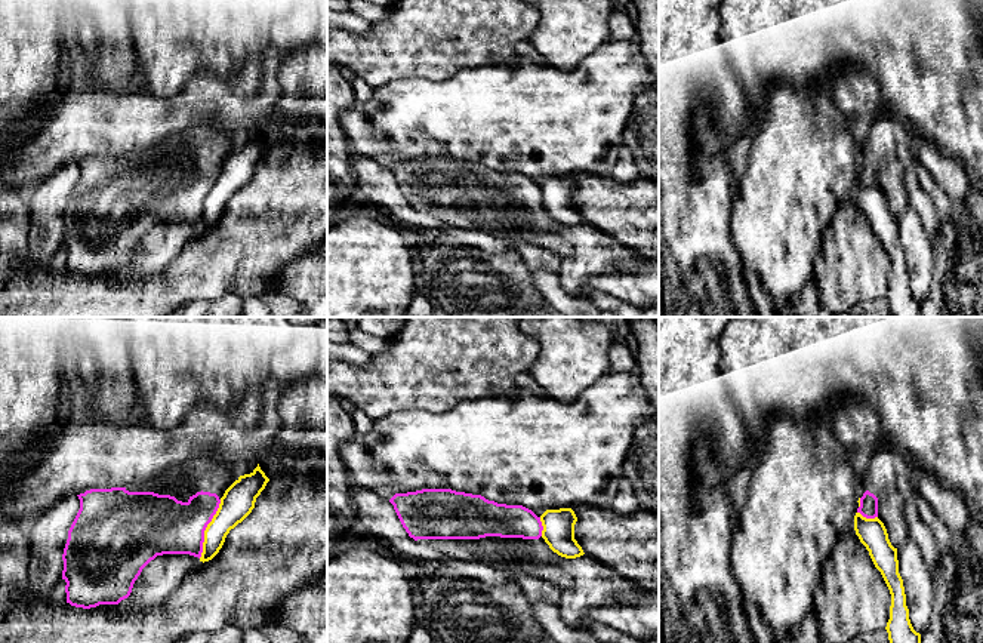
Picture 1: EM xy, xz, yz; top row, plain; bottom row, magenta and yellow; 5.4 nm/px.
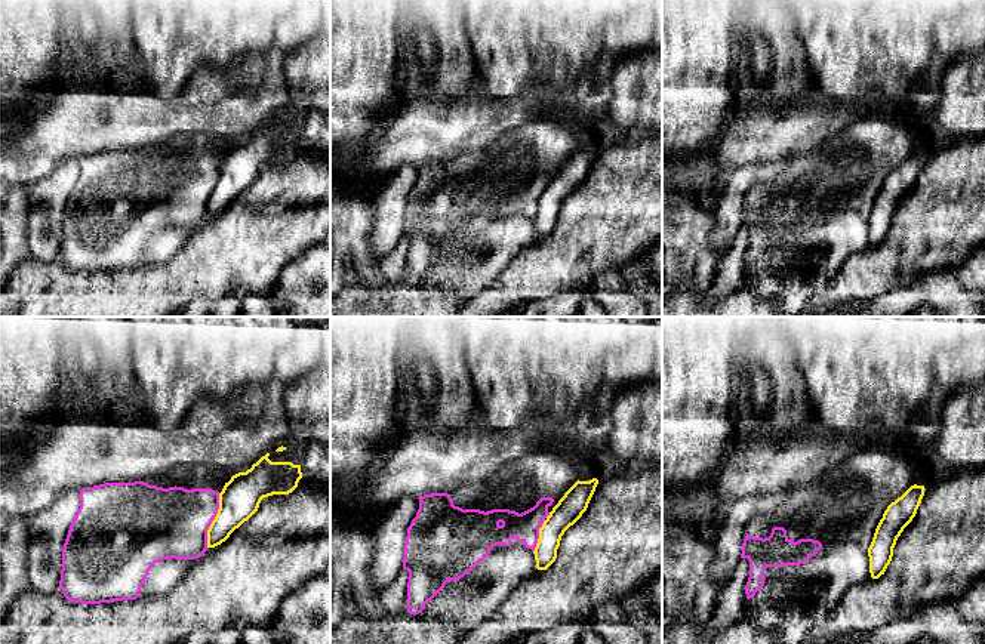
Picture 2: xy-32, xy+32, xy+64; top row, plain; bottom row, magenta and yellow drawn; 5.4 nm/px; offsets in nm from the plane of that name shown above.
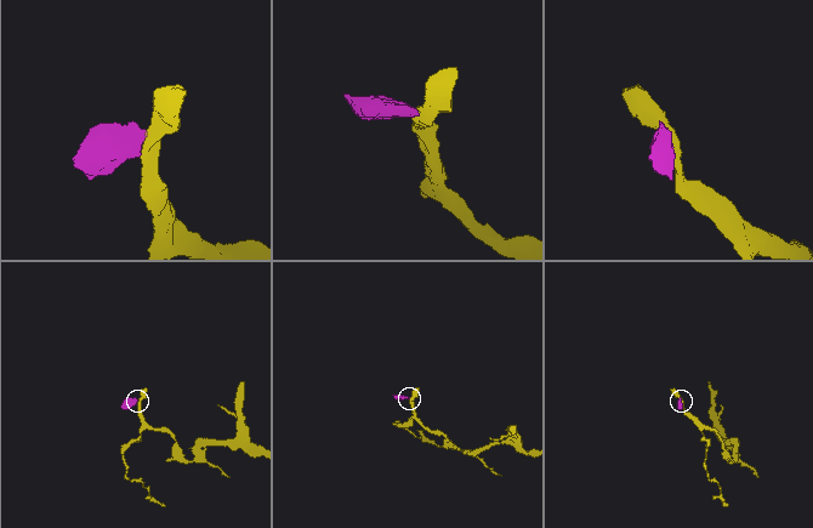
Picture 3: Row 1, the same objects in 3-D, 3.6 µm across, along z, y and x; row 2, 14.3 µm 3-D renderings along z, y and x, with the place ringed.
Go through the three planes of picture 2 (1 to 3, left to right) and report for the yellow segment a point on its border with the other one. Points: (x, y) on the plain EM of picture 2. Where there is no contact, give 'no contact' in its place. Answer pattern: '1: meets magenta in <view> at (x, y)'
1: meets magenta in xy-32 at (214, 187)
2: meets magenta in xy+32 at (538, 205)
3: no contact

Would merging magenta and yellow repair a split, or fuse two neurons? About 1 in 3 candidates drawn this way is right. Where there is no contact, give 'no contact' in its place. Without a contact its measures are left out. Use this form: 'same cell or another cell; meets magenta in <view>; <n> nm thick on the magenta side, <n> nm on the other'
another cell; meets magenta in xy; 320 nm thick on the magenta side, 180 nm on the other

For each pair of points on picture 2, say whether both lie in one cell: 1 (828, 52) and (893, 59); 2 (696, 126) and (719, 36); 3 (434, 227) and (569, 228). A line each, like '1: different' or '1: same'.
1: same
2: same
3: different

